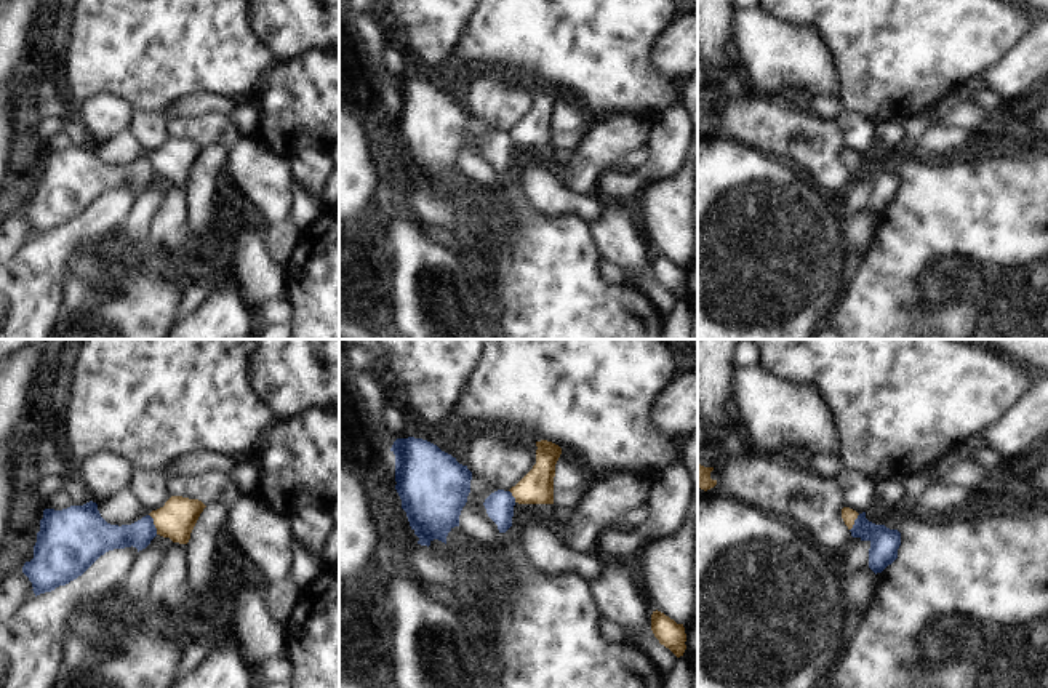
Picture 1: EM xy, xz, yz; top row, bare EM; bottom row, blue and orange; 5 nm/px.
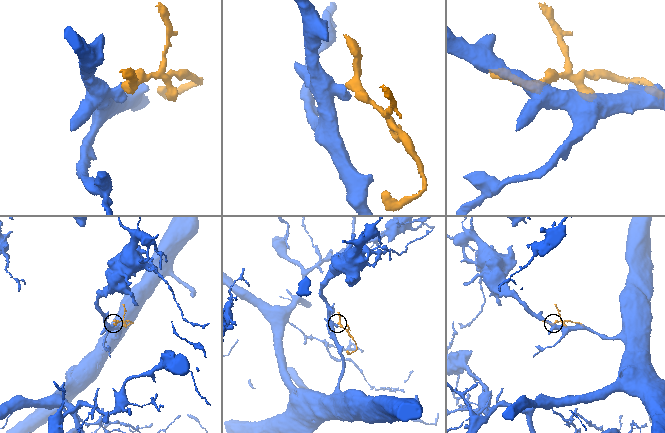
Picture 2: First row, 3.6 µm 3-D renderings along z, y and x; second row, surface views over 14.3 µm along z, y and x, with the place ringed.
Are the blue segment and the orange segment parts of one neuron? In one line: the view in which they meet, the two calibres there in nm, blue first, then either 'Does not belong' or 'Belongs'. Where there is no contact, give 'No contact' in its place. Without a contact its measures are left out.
Touches blue in xy. Thickness 140 nm (blue) against 190 nm. Does not belong.

